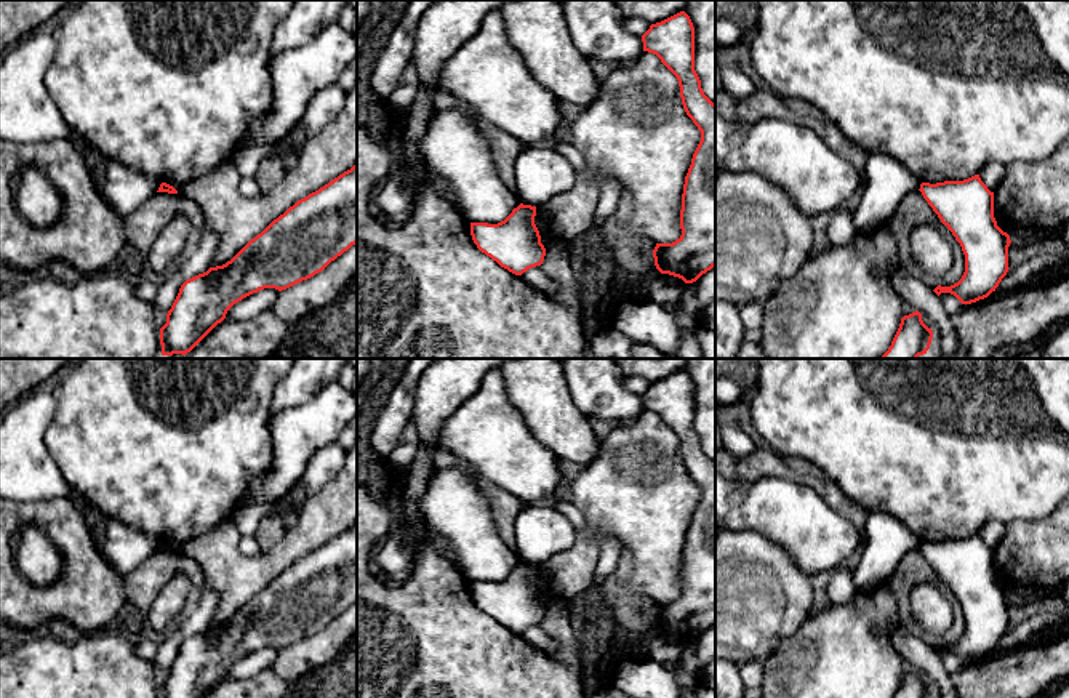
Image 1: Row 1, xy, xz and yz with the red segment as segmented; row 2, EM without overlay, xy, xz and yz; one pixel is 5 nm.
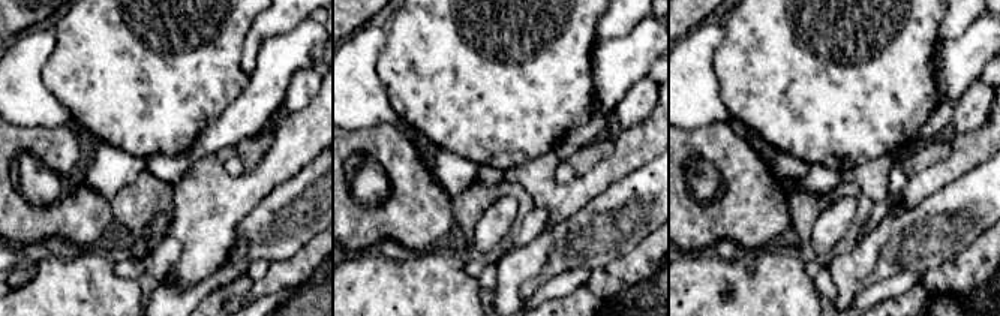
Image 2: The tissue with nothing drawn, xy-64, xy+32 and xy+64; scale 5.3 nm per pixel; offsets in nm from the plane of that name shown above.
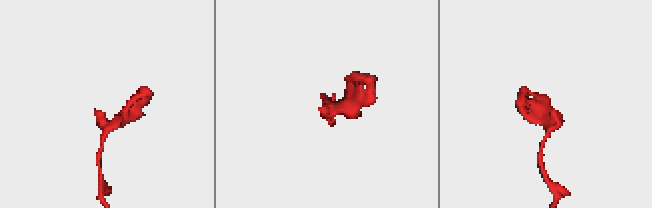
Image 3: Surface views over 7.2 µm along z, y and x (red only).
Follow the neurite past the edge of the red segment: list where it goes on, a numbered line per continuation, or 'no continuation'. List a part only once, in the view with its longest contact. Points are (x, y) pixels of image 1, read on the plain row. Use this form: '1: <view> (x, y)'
no continuation

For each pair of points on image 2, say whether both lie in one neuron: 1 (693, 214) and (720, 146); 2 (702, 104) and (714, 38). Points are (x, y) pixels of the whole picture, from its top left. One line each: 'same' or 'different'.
1: same
2: same

